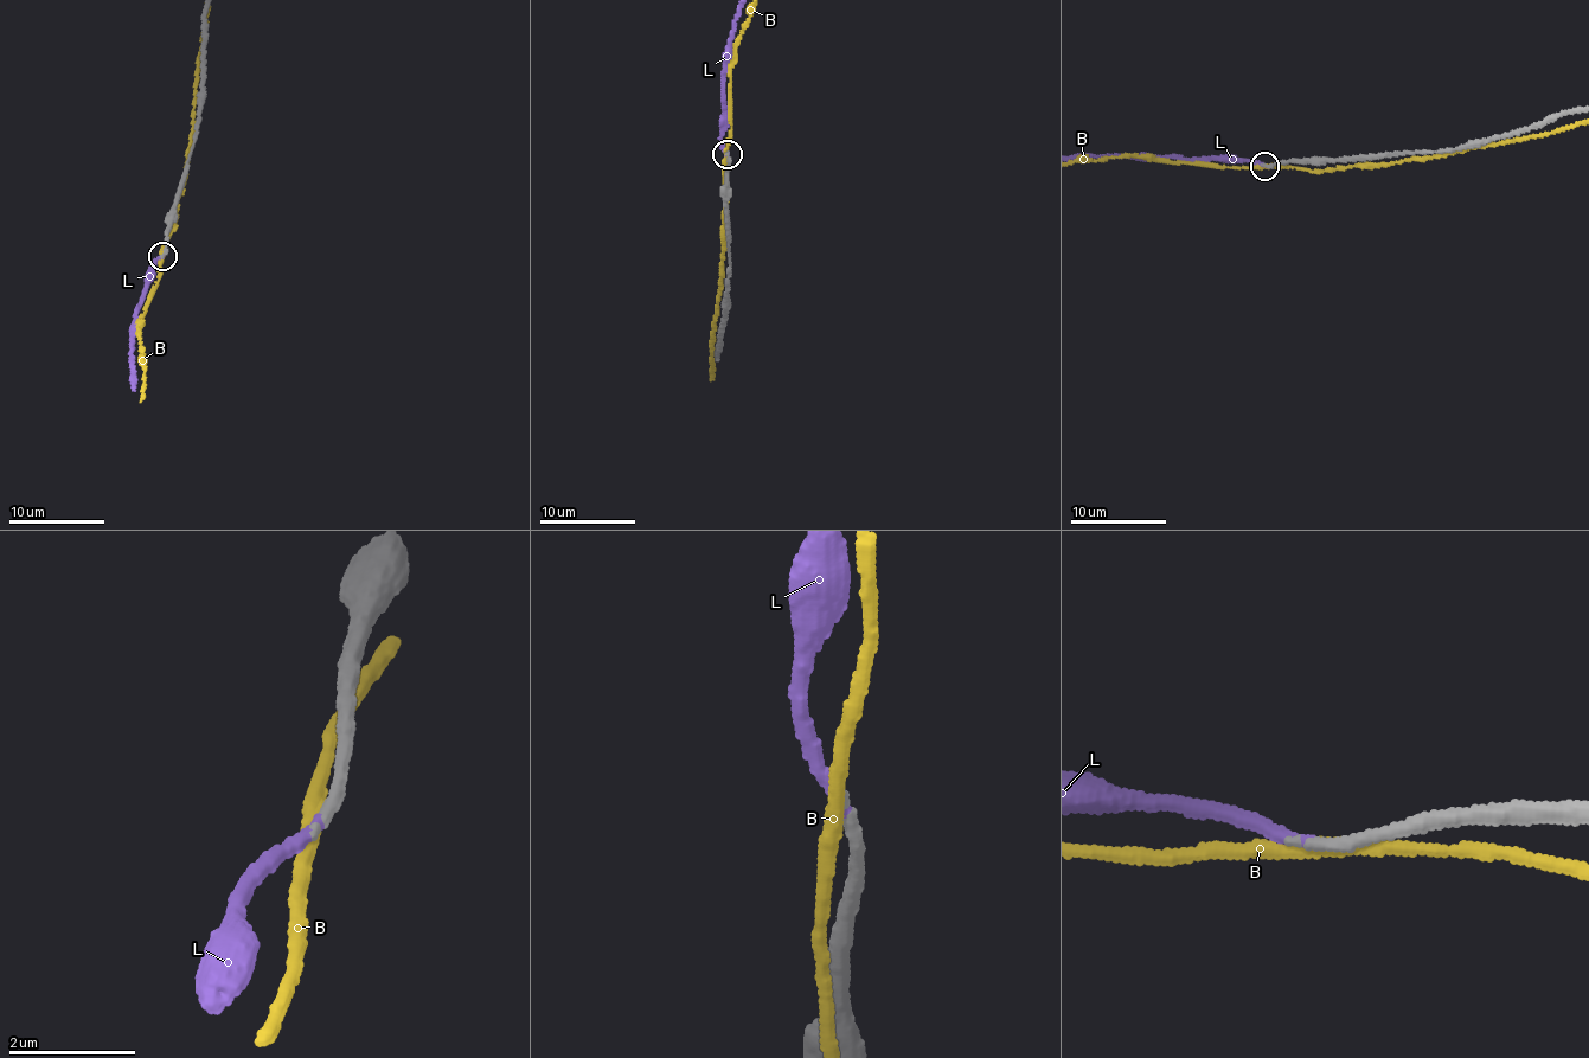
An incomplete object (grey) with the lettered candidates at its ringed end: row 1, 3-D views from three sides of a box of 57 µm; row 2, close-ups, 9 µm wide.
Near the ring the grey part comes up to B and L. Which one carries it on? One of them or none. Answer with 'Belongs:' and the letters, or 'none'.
Belongs: L

